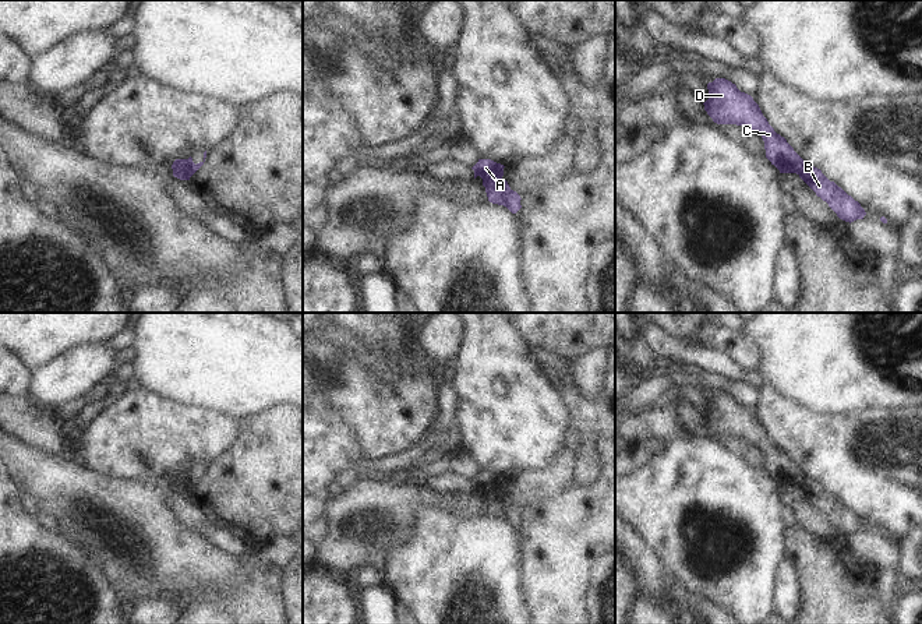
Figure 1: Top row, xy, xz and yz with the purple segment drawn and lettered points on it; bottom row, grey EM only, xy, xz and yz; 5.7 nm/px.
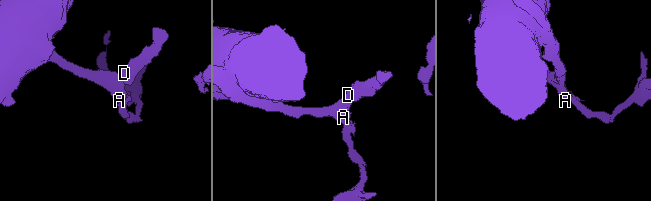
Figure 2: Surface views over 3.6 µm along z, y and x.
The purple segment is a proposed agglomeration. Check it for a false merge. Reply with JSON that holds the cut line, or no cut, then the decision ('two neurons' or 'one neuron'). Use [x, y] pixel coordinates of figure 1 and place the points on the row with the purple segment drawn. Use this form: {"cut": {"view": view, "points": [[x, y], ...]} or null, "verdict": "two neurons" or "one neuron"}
{"cut": {"view": "xy", "points": [[189, 159], [183, 169], [173, 172]]}, "verdict": "two neurons"}

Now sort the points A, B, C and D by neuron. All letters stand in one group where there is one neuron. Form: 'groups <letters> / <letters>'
groups A C D / B

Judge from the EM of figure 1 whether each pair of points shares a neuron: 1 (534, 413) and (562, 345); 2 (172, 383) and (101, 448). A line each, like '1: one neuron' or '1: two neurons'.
1: two neurons
2: two neurons

